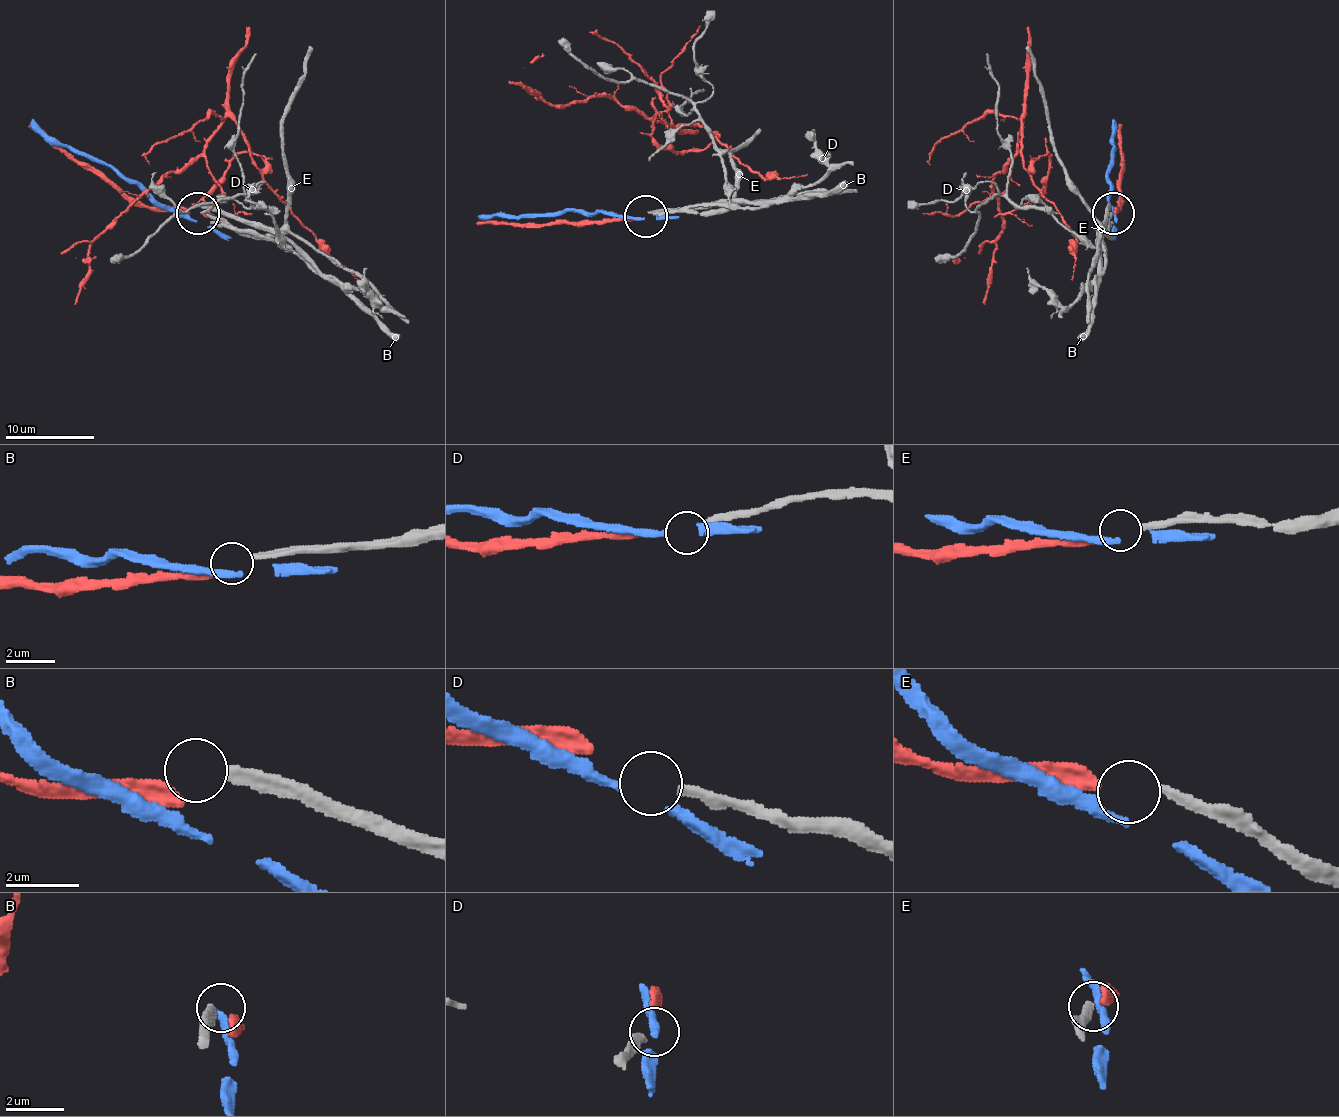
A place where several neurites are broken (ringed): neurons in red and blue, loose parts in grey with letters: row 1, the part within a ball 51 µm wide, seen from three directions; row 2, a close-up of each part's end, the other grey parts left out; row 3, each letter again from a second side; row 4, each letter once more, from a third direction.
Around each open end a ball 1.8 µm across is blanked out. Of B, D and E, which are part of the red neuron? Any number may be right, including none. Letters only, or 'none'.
E

